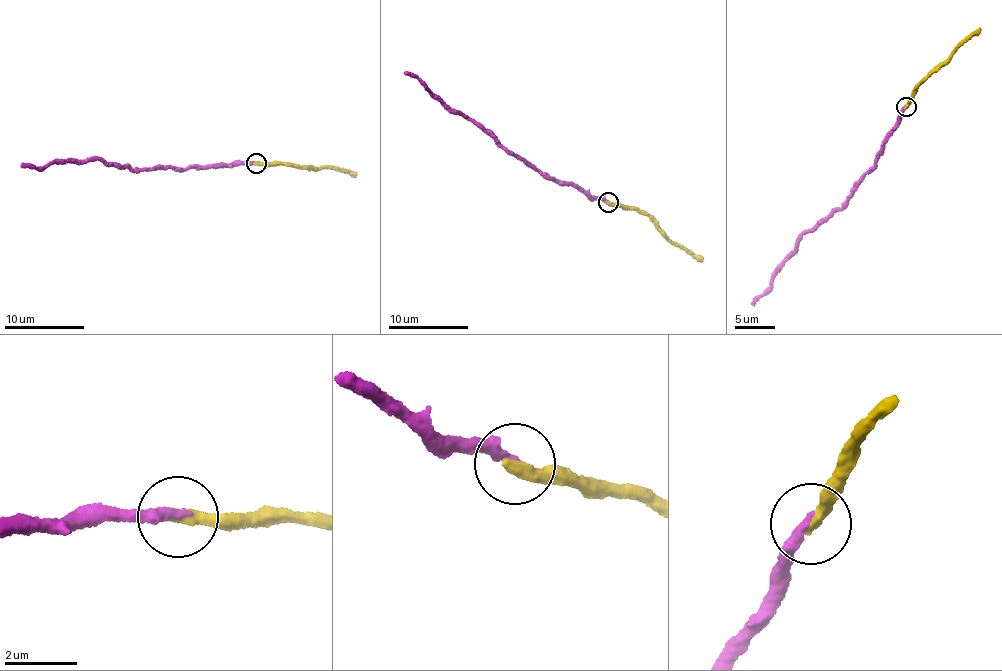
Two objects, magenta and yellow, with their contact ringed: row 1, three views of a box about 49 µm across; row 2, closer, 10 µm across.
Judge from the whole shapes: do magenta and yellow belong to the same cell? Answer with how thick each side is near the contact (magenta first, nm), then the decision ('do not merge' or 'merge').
280/360 nm | merge

